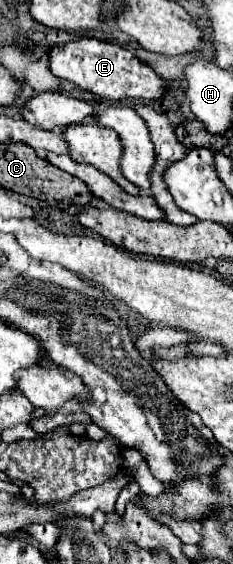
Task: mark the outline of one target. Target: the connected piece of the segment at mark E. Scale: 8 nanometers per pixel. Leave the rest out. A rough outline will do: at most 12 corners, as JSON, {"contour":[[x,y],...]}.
{"contour":[[98,39],[50,51],[56,77],[108,101],[158,101],[168,83]]}

